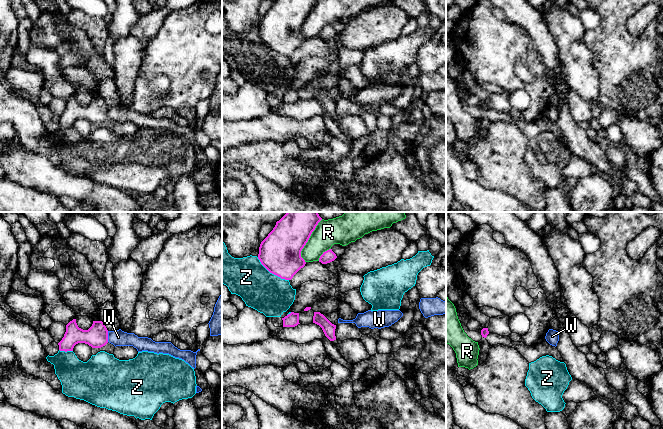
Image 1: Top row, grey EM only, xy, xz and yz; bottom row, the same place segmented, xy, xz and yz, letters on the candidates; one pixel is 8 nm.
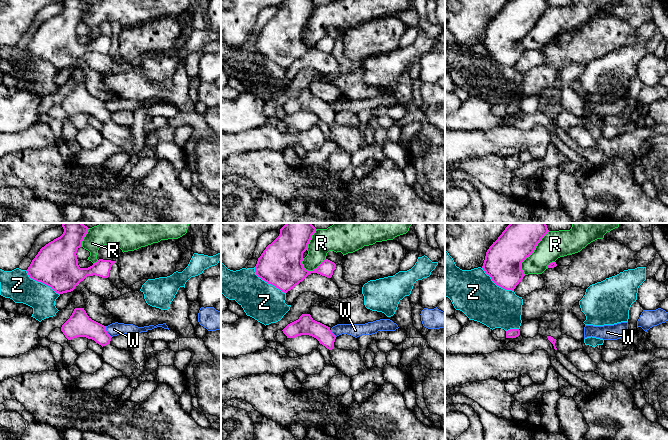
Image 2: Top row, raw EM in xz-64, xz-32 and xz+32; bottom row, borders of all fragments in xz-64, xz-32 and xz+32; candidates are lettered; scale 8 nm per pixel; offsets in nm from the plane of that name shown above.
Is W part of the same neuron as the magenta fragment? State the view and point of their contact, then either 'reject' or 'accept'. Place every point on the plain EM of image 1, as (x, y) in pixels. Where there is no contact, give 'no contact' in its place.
xy (107, 112) | reject

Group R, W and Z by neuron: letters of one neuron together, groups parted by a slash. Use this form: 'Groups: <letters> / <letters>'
Groups: R / W / Z

